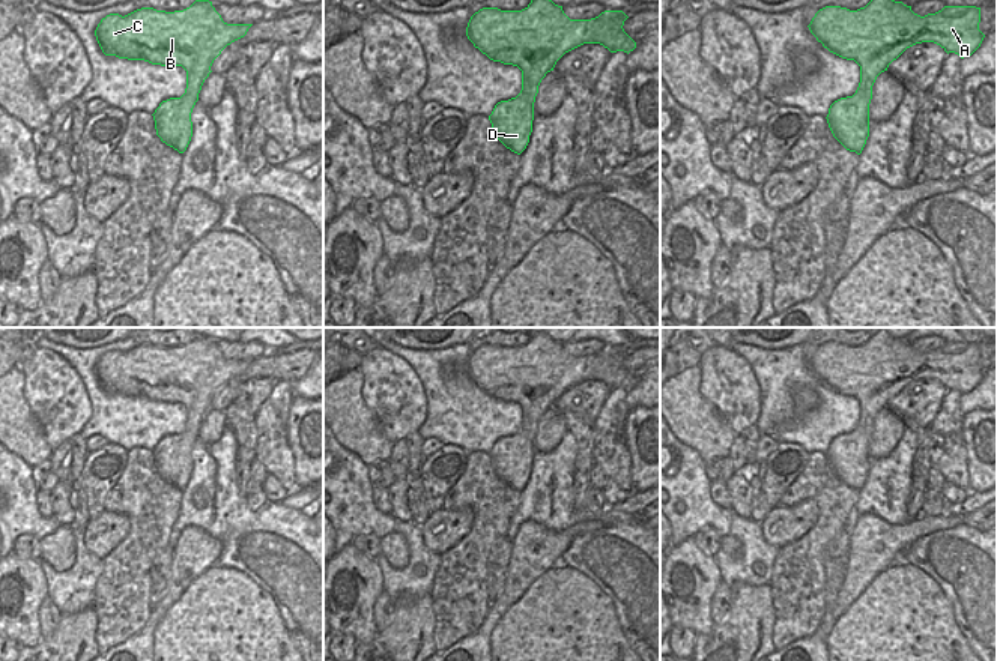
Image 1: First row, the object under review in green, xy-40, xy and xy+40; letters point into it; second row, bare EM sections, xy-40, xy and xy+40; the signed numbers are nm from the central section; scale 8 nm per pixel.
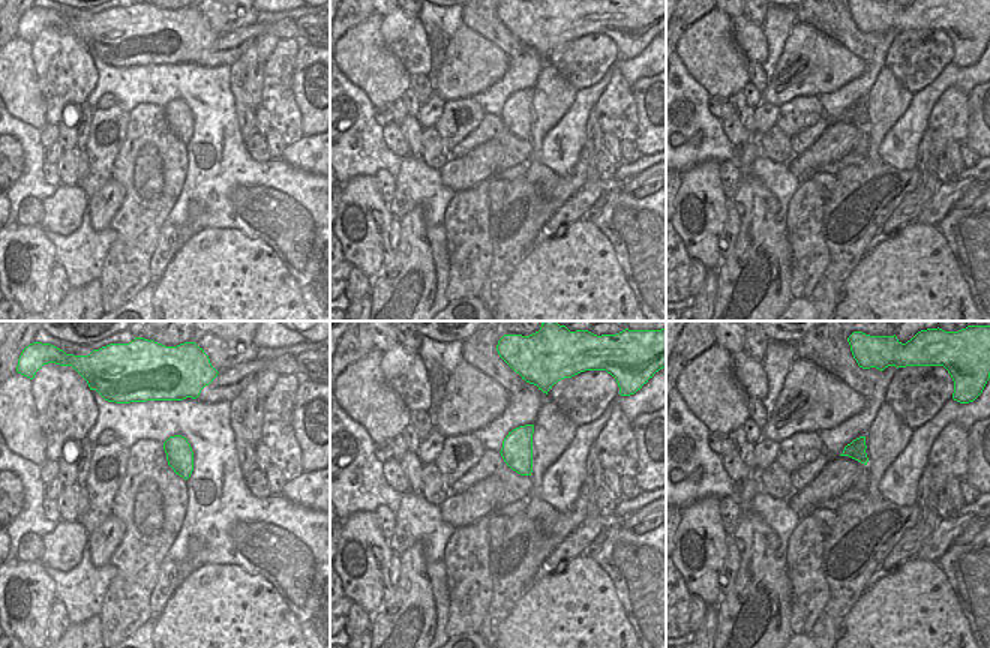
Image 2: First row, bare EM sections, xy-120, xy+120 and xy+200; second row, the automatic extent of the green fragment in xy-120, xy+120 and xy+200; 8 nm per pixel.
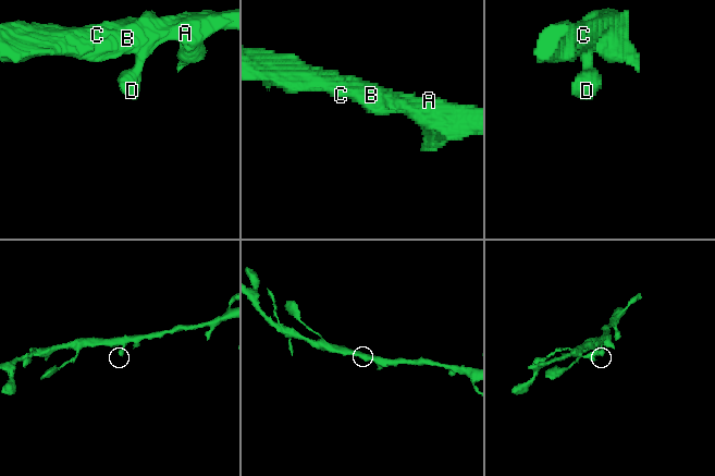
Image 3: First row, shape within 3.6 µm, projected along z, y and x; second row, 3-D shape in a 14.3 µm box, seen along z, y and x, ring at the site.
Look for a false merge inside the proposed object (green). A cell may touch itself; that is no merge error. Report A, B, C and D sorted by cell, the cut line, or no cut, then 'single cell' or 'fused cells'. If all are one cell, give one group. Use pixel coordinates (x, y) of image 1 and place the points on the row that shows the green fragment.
A B C D | no cut | single cell

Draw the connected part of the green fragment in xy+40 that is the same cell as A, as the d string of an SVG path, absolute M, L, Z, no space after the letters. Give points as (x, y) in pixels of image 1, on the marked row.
M871 0L857 11L841 6L820 9L808 26L811 33L830 53L854 60L860 66L860 83L856 93L835 101L829 108L826 119L833 137L847 150L860 155L869 137L869 104L877 77L887 71L889 65L907 48L922 42L934 42L947 54L955 53L961 59L971 56L985 38L979 30L979 23L980 8L976 6L944 6L925 17L914 14L911 6L895 0Z

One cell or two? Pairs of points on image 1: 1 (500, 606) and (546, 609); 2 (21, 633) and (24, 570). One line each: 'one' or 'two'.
1: two
2: one

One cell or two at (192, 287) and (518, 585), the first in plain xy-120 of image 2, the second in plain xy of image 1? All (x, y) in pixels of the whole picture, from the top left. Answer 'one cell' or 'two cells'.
two cells

